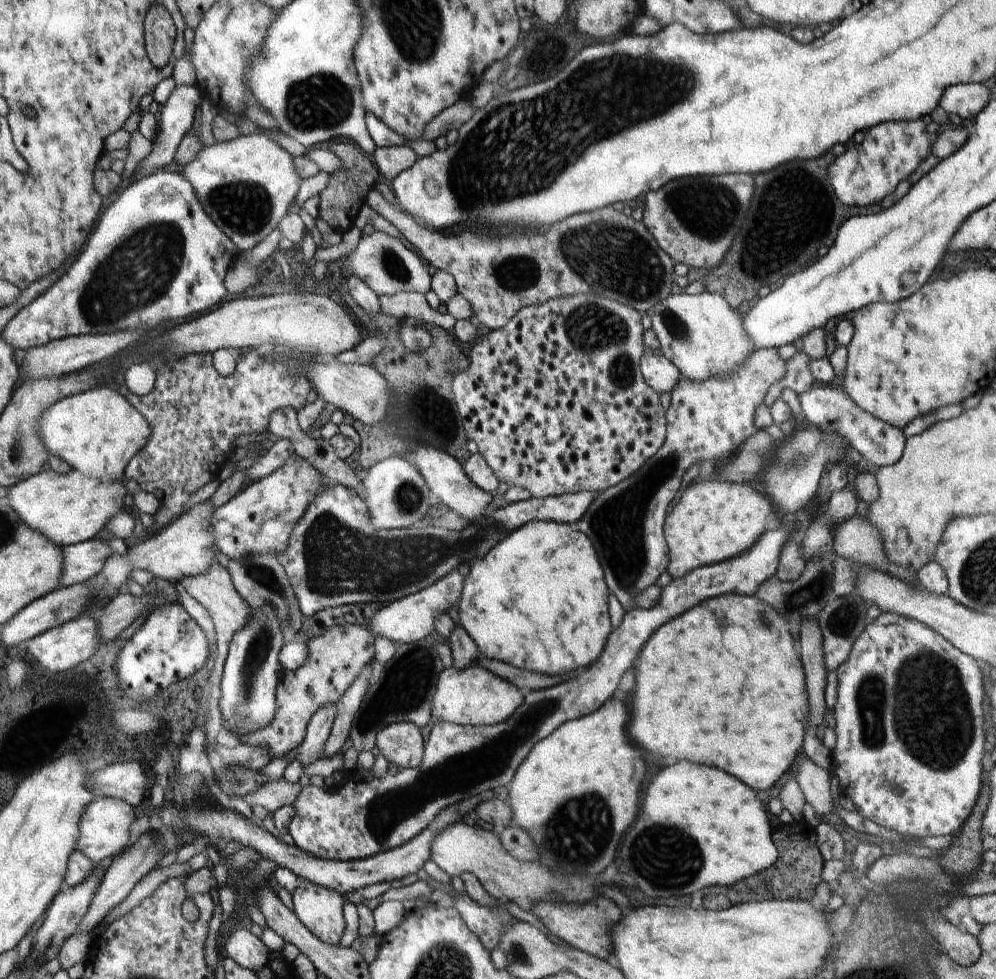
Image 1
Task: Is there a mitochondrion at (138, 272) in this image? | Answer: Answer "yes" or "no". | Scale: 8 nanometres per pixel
yes

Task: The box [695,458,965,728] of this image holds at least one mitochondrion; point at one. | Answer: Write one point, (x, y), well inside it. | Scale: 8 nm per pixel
(793, 600)

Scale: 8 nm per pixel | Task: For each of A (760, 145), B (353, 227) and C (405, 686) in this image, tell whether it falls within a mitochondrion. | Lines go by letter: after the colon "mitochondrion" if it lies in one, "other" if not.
A: other
B: other
C: mitochondrion

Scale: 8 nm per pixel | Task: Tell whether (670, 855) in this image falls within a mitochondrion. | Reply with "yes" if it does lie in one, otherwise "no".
yes

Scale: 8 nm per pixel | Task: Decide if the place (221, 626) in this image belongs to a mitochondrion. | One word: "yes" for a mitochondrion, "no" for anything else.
no

